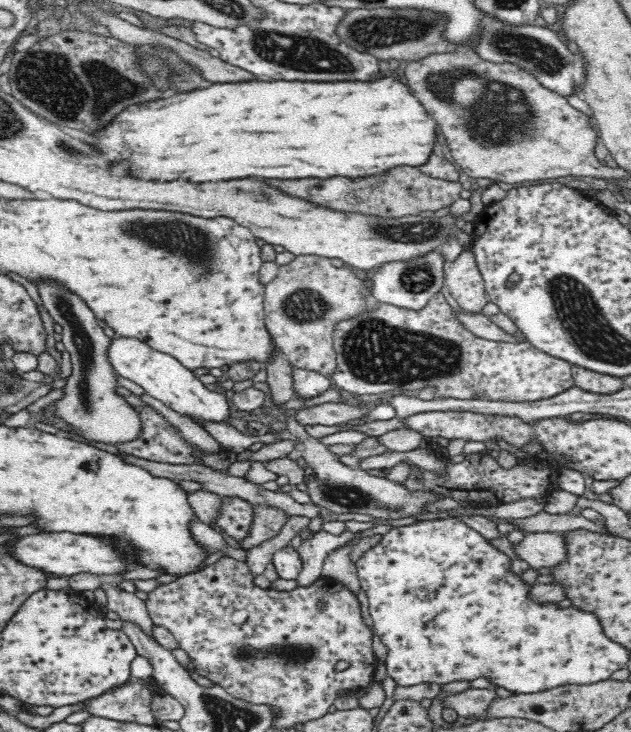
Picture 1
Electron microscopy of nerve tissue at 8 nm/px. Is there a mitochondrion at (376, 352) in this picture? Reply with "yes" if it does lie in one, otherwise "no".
yes

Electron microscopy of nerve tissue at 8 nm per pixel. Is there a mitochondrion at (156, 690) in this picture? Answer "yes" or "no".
no

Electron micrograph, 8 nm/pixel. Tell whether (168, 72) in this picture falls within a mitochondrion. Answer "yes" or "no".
yes

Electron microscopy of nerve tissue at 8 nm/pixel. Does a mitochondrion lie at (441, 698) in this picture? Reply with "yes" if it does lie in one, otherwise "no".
no

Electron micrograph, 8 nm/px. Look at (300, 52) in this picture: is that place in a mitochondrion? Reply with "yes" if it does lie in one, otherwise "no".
yes

